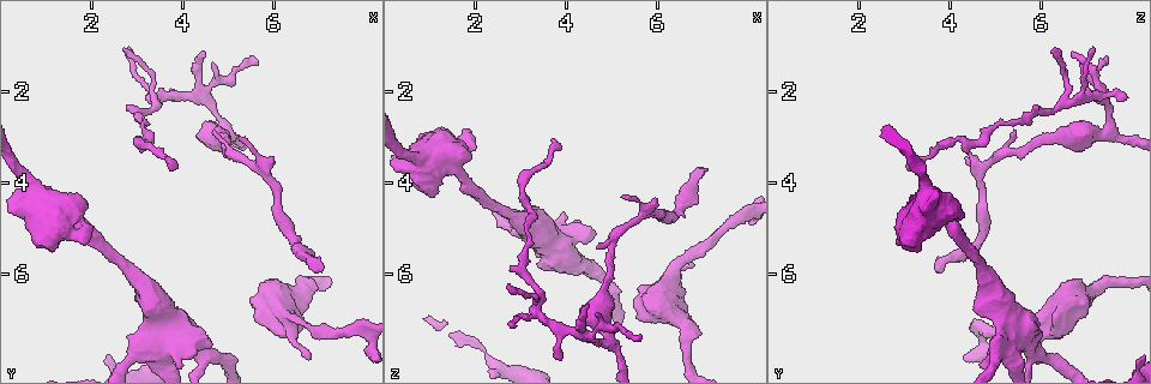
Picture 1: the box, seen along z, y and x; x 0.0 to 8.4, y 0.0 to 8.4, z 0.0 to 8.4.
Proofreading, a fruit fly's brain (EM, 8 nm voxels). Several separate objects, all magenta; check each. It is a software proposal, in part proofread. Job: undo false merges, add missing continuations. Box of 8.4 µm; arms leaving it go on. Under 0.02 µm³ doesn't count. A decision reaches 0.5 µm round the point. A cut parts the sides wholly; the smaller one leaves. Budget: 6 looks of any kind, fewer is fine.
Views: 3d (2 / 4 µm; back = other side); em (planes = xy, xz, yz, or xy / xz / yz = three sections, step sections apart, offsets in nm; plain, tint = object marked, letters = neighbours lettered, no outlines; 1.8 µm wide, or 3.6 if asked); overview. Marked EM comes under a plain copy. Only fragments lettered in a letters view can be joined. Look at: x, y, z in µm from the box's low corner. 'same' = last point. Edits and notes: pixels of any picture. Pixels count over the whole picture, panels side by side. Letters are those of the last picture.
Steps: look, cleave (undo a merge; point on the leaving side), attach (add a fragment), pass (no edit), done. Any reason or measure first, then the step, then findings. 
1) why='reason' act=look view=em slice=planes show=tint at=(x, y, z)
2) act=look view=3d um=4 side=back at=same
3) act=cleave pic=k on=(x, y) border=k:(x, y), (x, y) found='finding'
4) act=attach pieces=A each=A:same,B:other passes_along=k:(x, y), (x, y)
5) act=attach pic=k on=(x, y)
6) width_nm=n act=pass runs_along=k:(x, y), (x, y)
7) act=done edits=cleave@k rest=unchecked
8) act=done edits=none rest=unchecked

why='long arm stops here' act=look view=em slice=planes show=tint at=(3.75, 3.65, 3.05)

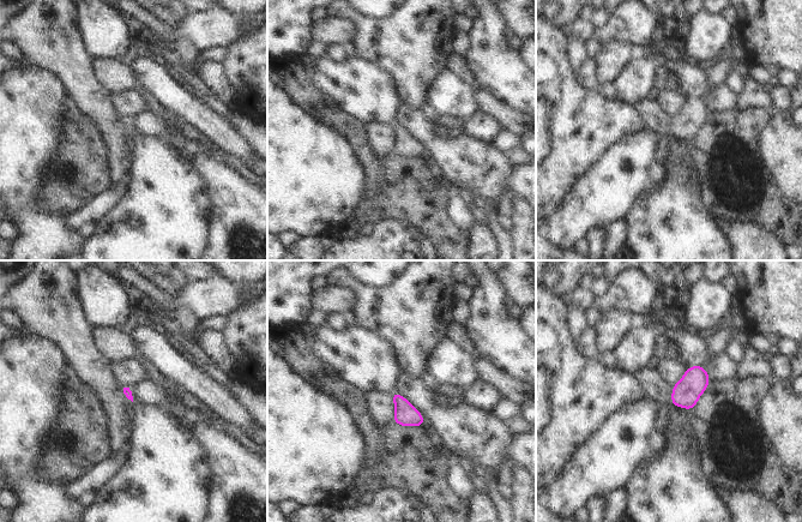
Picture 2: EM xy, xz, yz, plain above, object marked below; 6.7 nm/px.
act=look view=em slice=planes show=letters at=same

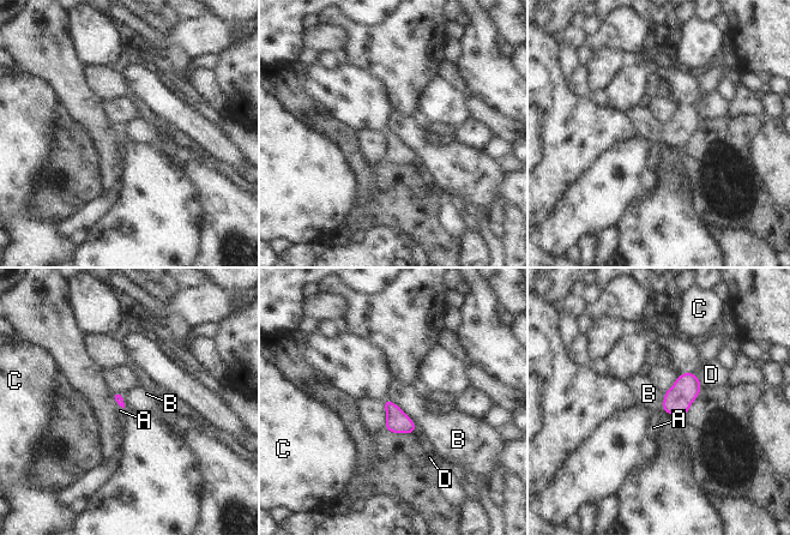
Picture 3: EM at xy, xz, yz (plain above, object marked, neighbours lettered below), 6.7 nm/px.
act=attach pieces=A each=A:same,B:other,C:other,D:other passes_along=3:(118, 398), (120, 406), (120, 410) found='the cell continues'

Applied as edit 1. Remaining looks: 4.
why='see it whole again' act=look view=overview

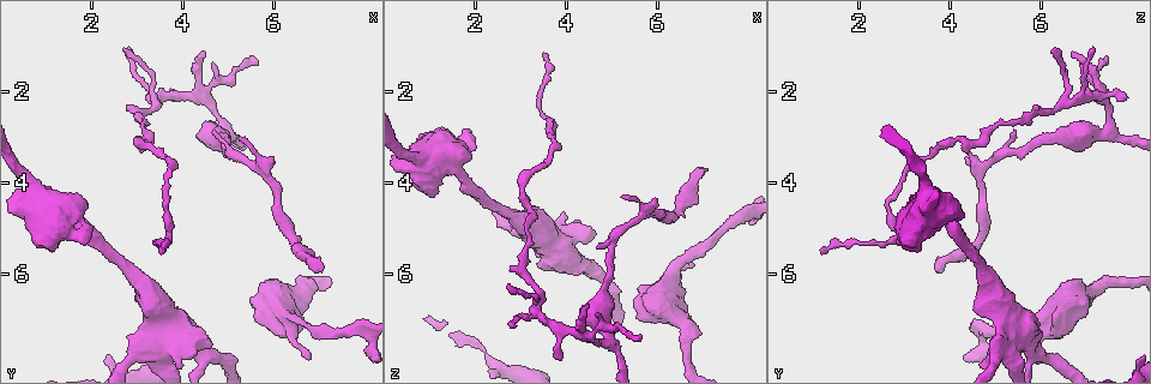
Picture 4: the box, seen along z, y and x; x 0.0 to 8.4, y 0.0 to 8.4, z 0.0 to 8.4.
why='calibre changes' act=look view=em slice=xy step=8 show=tint at=(4.50, 7.70, 5.85)

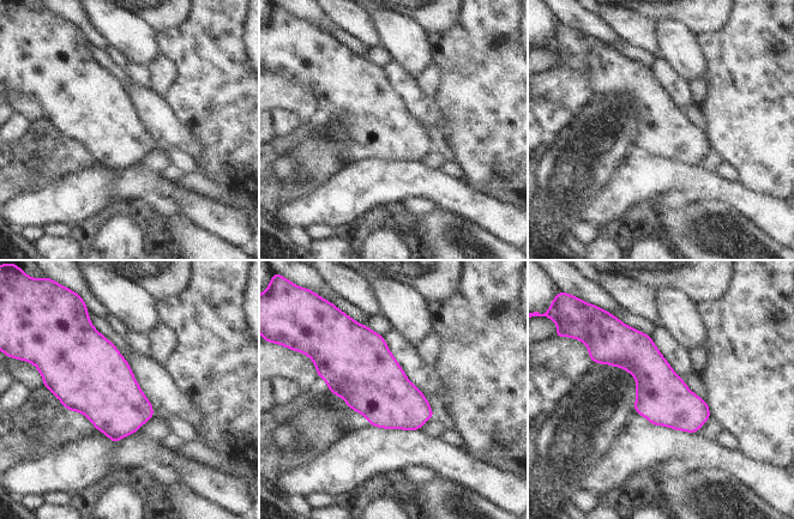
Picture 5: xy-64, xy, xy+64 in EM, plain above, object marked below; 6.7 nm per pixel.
act=look view=em slice=planes show=letters at=same

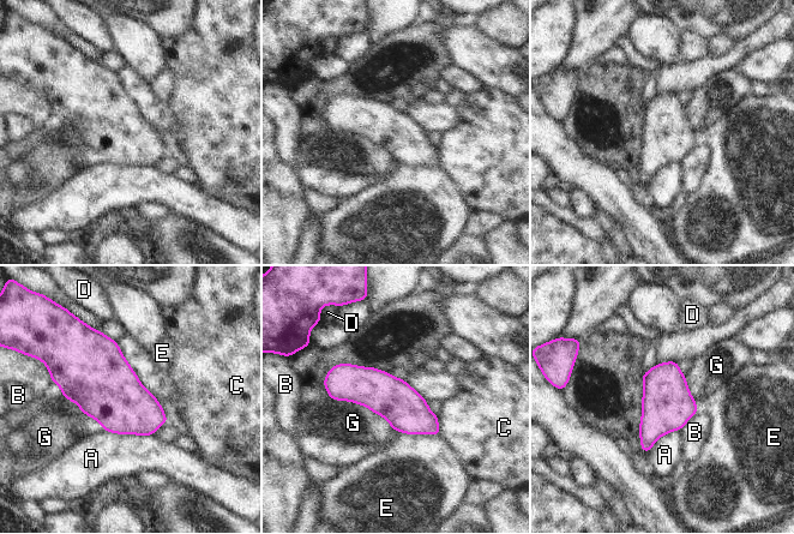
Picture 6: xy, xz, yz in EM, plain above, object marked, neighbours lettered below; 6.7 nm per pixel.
act=pass each=A:other,B:other,C:other,D:other,E:other,G:other runs_along=6:(326, 382), (373, 388), (435, 431) found='one cell here'

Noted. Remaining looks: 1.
why='an open end' act=look view=em slice=planes show=letters at=(6.75, 7.85, 5.85)

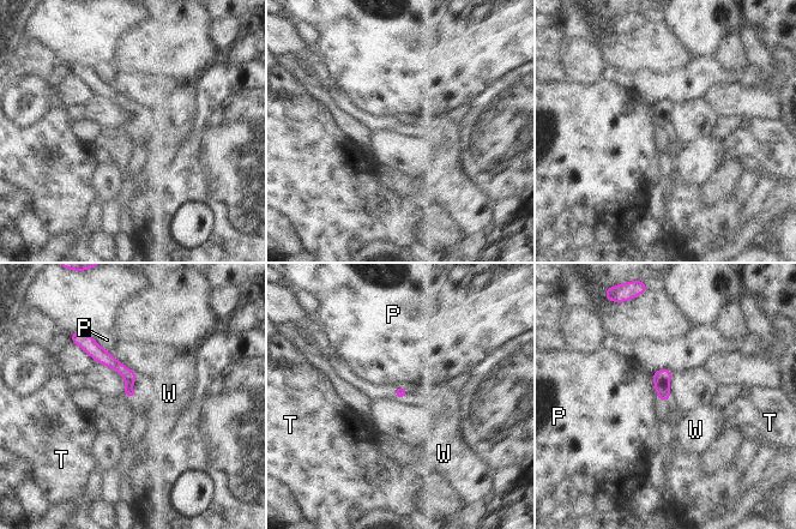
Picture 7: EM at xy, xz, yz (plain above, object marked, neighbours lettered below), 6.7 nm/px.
longest_contact=P:200nm act=pass each=P:other,T:other,W:other found='no lettered fragment goes on from it'

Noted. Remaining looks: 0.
act=done edits=attach@3 rest=unchecked

